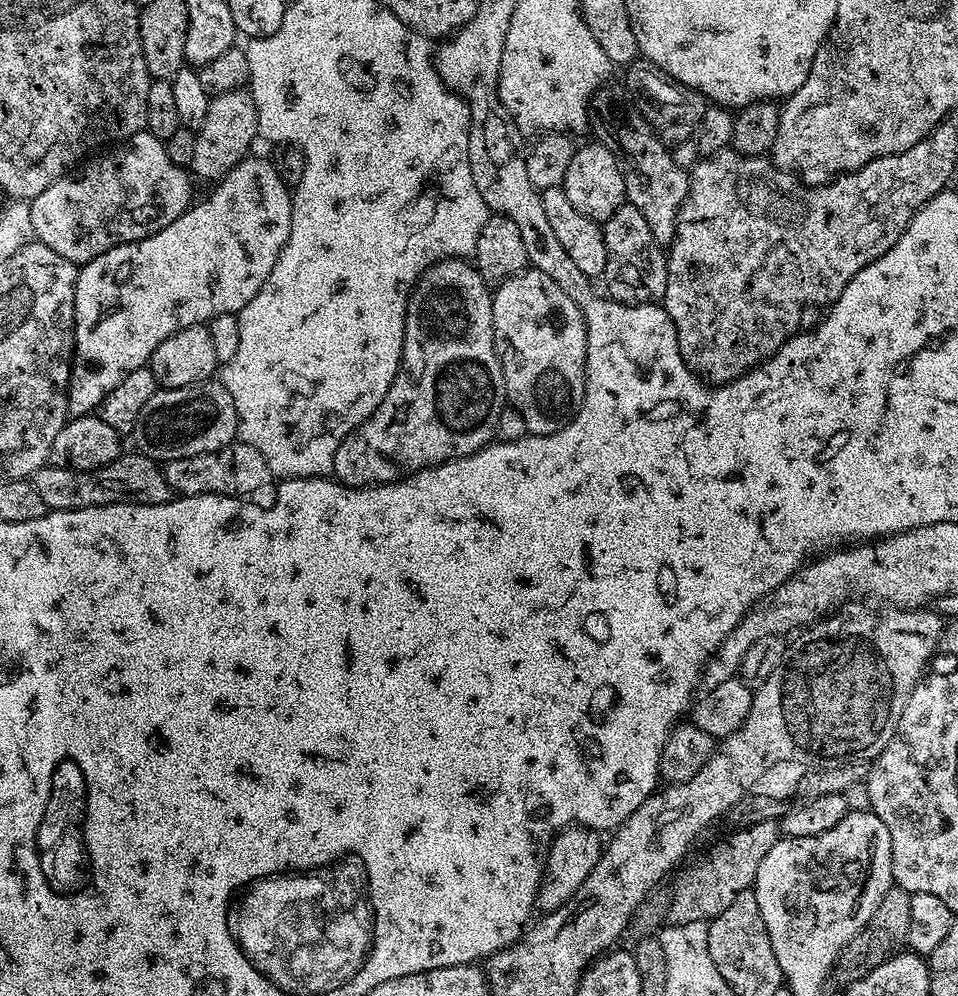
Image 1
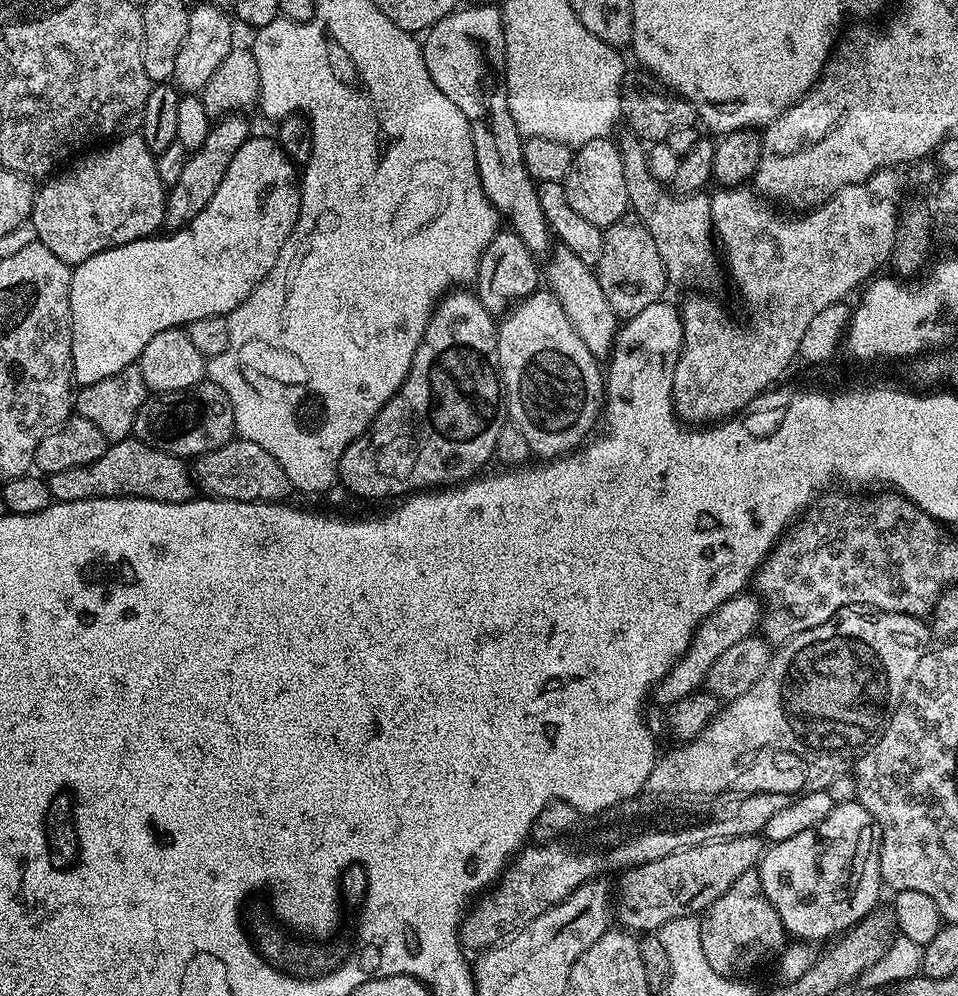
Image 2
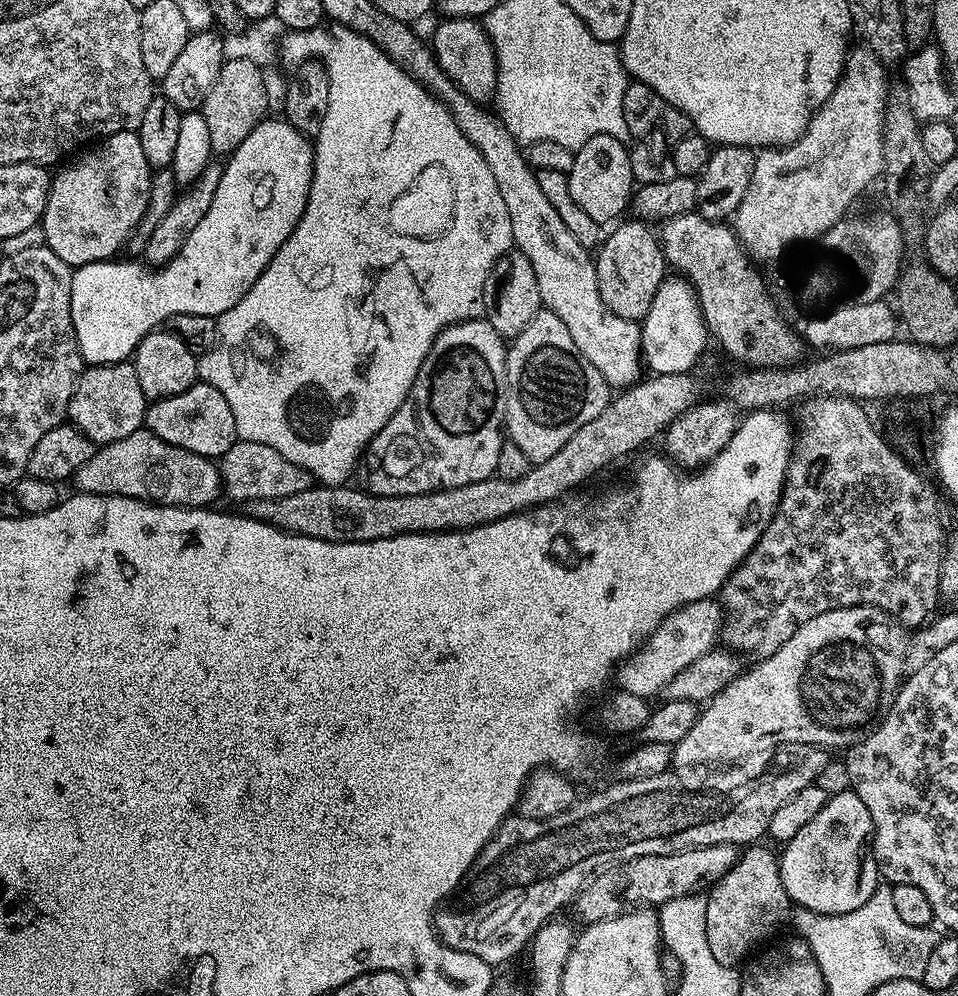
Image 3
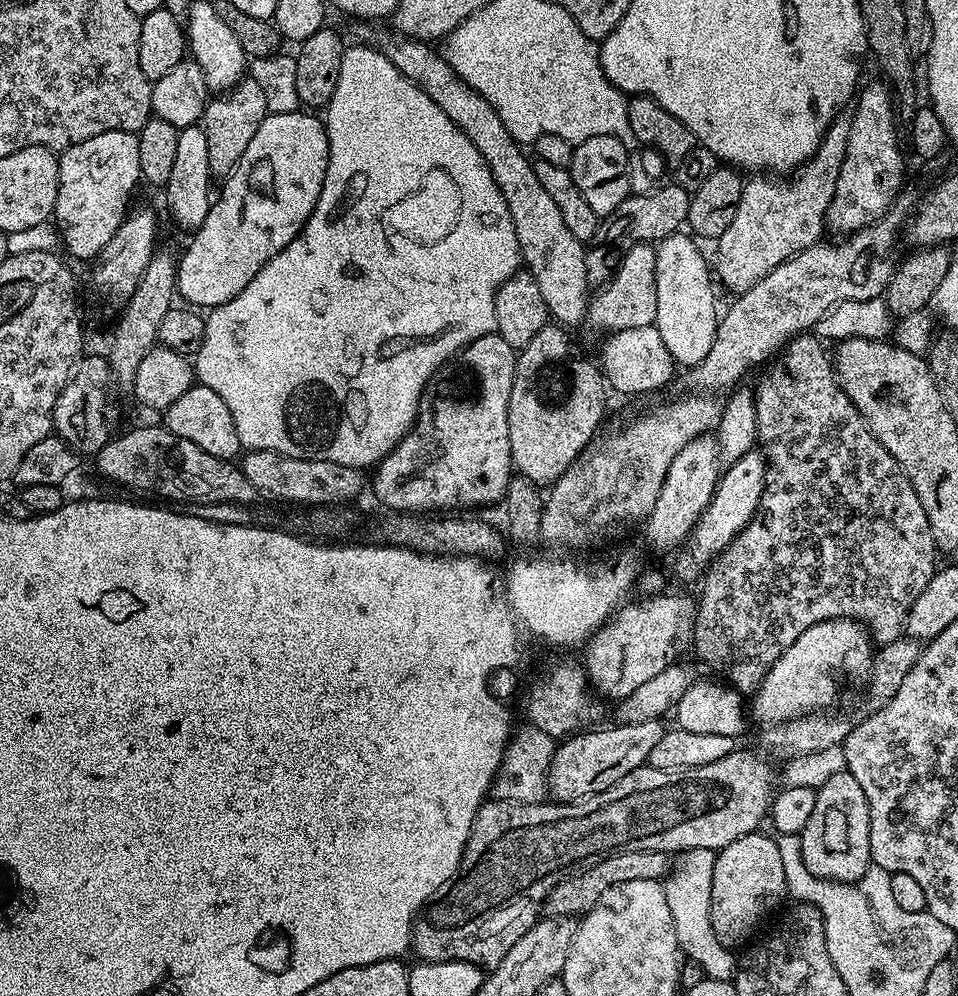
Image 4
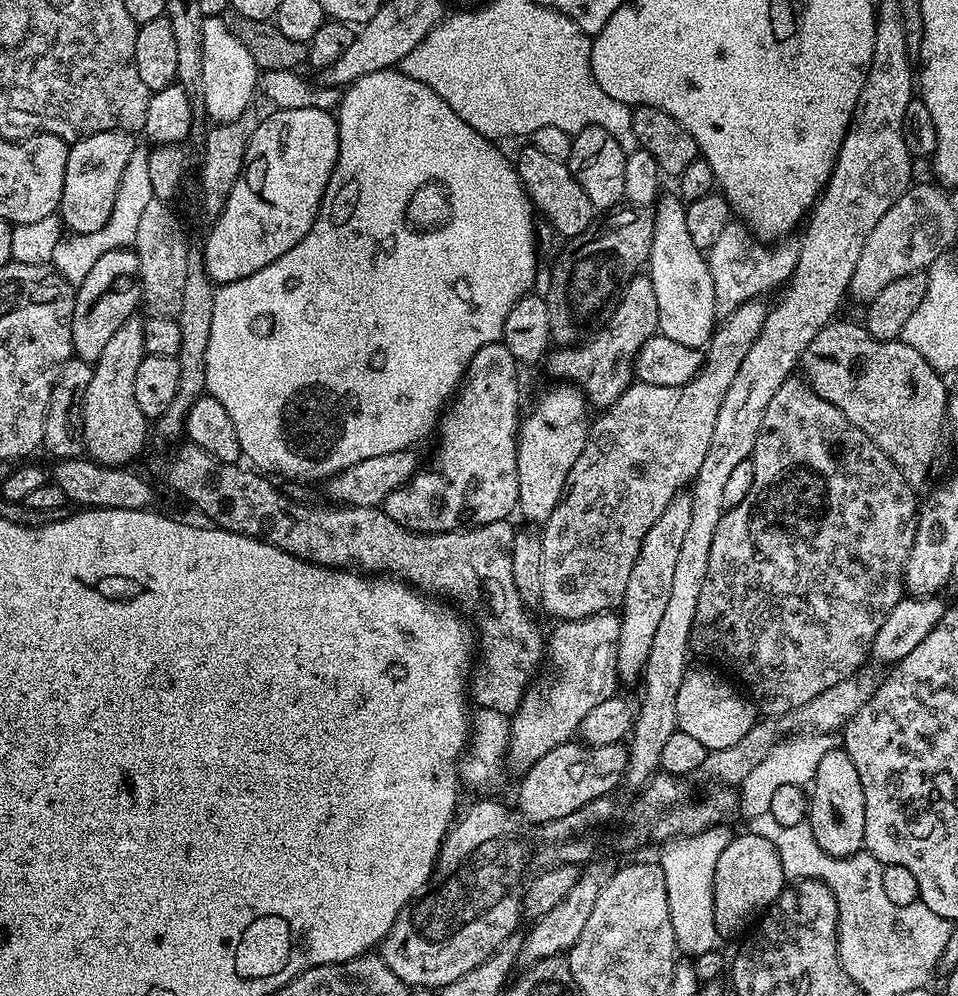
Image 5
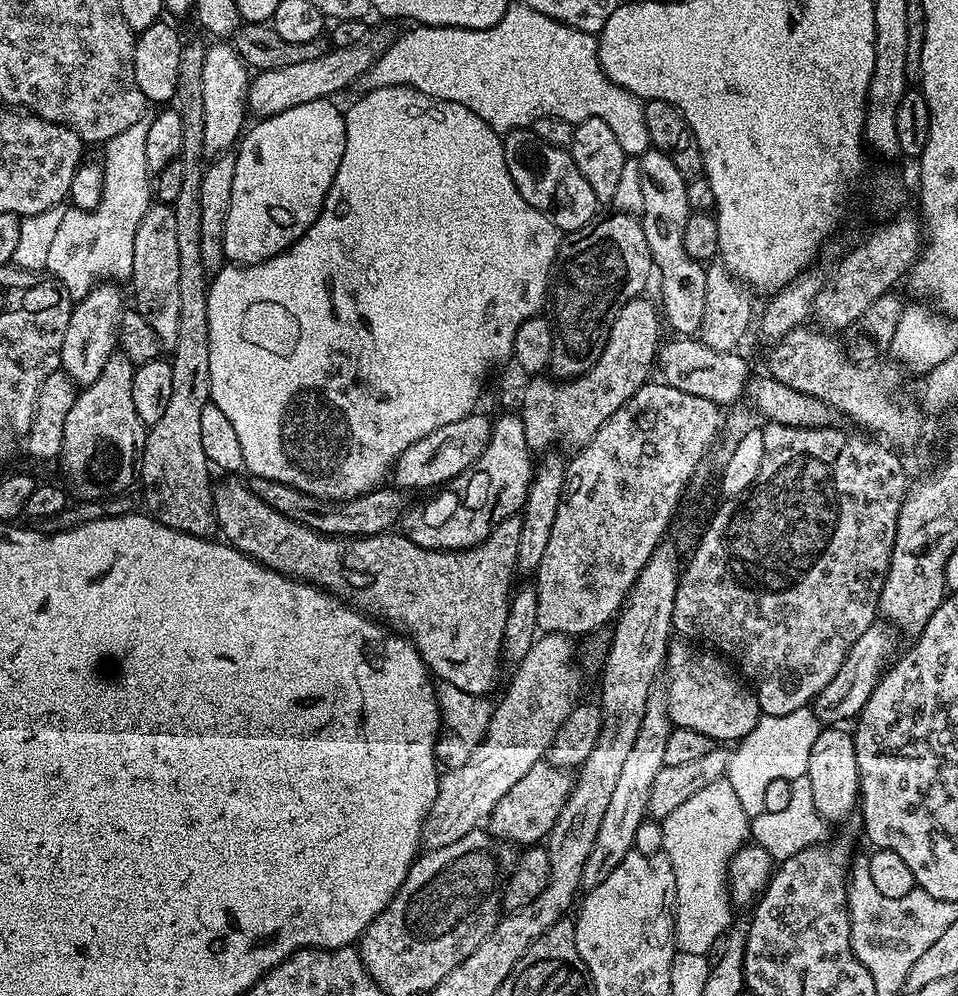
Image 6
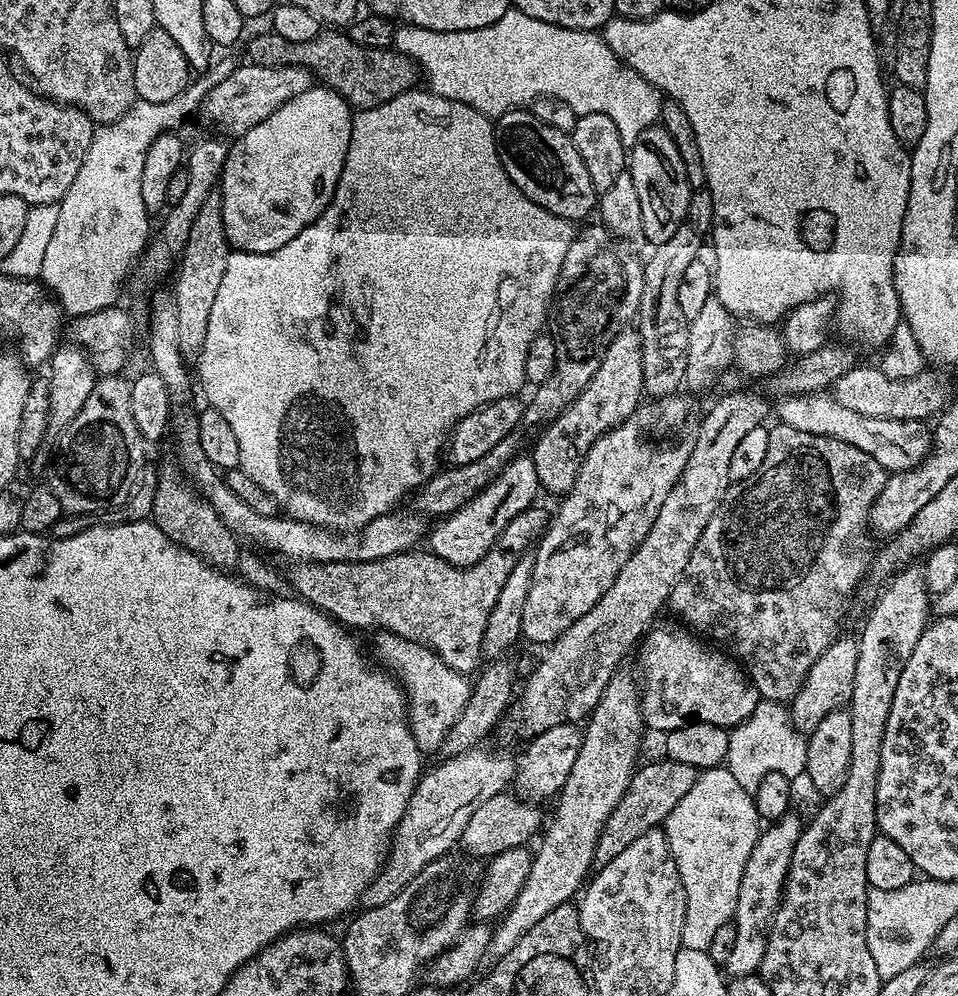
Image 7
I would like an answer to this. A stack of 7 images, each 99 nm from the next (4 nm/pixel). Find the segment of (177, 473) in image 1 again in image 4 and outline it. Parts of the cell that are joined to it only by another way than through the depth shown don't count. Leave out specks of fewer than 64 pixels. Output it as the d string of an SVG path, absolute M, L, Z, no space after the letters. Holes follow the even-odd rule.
M248 450L243 453L242 459L239 461L238 466L243 470L246 474L246 478L250 482L250 486L254 486L256 488L257 493L261 497L264 496L273 496L276 500L285 500L288 504L304 504L303 506L340 506L345 502L352 502L348 500L352 500L356 495L359 494L363 488L366 488L366 480L364 484L364 476L365 473L358 468L347 468L346 466L342 466L338 462L330 462L329 460L311 460L310 458L294 458L293 456L283 456L282 454L278 454L274 450Z

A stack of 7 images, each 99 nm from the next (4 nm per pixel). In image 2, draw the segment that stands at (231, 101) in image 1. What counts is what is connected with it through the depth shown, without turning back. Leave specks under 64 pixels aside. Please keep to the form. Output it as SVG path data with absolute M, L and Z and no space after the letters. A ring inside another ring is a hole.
M244 114L219 117L213 123L210 134L206 134L206 142L202 142L202 146L198 146L189 155L178 182L170 185L164 197L165 229L185 228L207 206L210 198L214 198L218 186L222 186L222 178L226 178L226 170L230 170L230 161L233 160L234 154L238 154L238 146L248 141L248 118Z

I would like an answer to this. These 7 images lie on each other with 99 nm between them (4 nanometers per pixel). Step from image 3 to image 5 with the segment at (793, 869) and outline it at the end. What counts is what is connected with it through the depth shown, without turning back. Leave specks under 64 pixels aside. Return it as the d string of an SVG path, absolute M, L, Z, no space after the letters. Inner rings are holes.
M837 746L832 748L822 758L822 762L818 762L816 777L812 779L810 785L810 803L808 806L808 815L806 820L812 825L814 838L817 839L818 846L820 846L822 850L824 850L828 855L839 857L852 856L864 848L864 827L866 826L866 794L862 794L862 782L858 782L858 770L854 770L854 762L850 762L850 754L846 754L843 750L843 747Z

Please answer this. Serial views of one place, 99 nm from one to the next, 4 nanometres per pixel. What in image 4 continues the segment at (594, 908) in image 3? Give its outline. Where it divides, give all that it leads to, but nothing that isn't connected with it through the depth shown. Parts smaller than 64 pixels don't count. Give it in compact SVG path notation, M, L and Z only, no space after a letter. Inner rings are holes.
M654 850L615 852L605 860L600 860L596 864L582 869L581 872L574 872L566 879L560 880L558 886L554 886L554 890L550 890L550 894L544 899L543 915L548 918L579 918L585 916L610 886L618 886L618 882L634 882L635 880L663 881L669 871L670 856L667 852L655 852Z

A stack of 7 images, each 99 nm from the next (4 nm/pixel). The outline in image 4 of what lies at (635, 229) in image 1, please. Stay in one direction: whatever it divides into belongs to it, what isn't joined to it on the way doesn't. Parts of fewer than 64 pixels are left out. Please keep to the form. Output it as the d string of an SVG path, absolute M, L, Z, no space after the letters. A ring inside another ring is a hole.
M632 242L627 245L624 257L618 260L614 271L600 292L591 297L586 313L587 323L596 328L605 328L605 333L650 328L655 325L658 314L658 294L656 293L656 249L648 242Z

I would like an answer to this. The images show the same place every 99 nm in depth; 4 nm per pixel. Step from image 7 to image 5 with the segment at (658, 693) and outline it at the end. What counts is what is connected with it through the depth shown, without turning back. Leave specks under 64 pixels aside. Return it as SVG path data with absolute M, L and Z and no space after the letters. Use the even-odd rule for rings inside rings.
M689 667L684 673L684 684L678 686L677 729L702 742L702 746L706 746L709 752L726 750L726 746L742 742L743 736L756 725L758 709L755 703L737 688L708 668Z

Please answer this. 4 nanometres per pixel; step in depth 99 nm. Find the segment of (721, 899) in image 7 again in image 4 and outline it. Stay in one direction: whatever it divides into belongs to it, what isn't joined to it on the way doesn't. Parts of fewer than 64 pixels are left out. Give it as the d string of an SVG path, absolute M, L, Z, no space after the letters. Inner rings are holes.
M695 848L683 853L675 861L663 881L666 890L666 903L670 906L670 918L674 918L674 934L678 938L681 953L702 968L709 980L733 979L737 957L733 949L722 946L714 935L714 926L710 926L710 882L716 861L716 852L710 848Z

